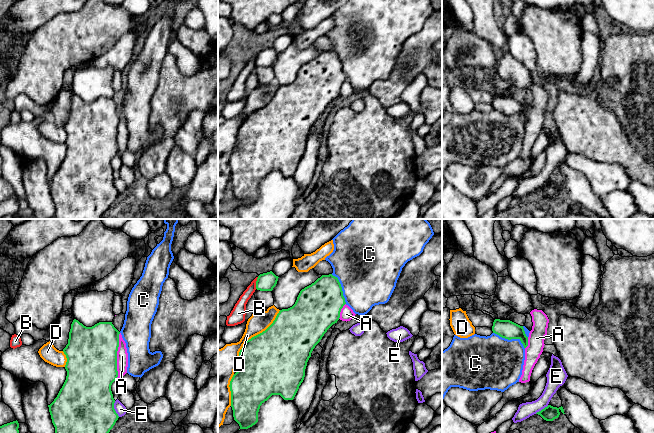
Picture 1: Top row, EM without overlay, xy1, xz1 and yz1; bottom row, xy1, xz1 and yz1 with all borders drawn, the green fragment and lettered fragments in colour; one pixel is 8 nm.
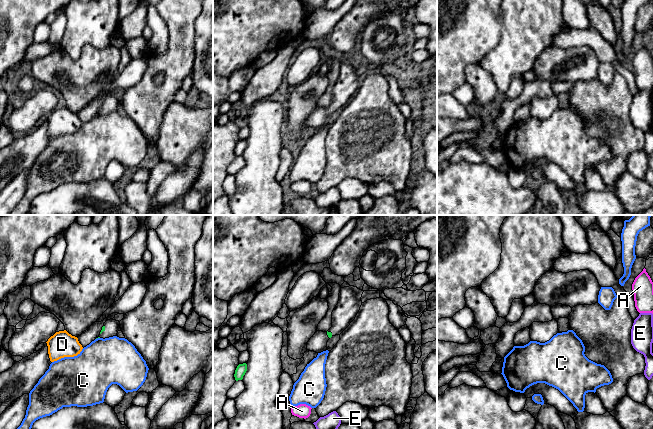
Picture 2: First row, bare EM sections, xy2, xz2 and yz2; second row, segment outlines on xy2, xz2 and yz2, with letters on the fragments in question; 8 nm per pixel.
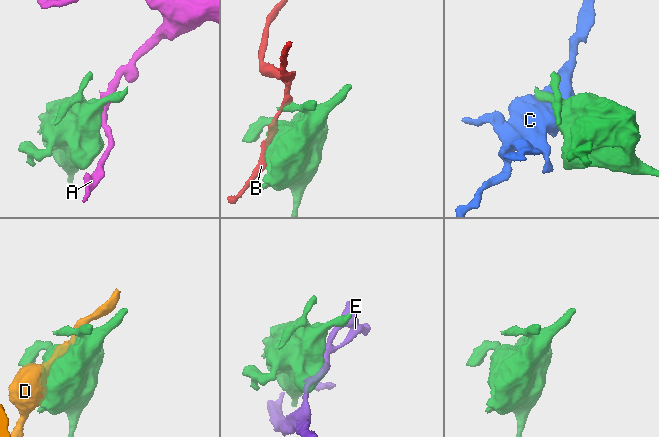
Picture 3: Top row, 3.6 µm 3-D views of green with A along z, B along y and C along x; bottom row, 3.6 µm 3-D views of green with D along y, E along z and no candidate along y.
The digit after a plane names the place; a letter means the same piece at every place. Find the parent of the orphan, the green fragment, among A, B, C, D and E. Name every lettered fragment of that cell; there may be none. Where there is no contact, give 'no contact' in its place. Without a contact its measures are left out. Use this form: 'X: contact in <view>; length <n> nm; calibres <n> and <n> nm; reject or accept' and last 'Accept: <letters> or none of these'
A: contact in xy1; length 360 nm; calibres 420 and 100 nm; reject
B: contact in xz1; length 100 nm; calibres 140 and 100 nm; reject
C: contact in yz1; length 280 nm; calibres 150 and 420 nm; reject
D: contact in xz1; length 550 nm; calibres 500 and 160 nm; reject
E: contact in xy1; length 130 nm; calibres 460 and 90 nm; reject
Accept: none of these

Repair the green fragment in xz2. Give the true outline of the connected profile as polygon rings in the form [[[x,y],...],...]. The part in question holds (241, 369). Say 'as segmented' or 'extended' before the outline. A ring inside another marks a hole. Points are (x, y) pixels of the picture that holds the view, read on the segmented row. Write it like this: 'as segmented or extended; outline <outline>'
as segmented; outline [[[246,363],[239,364],[235,370],[235,374],[234,374],[235,380],[236,381],[242,380],[246,371],[247,371],[247,364]]]

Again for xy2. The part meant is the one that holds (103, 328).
extended; outline [[[110,319],[104,323],[104,326],[102,327],[99,337],[103,339],[113,337],[116,336],[120,330],[120,322]]]

